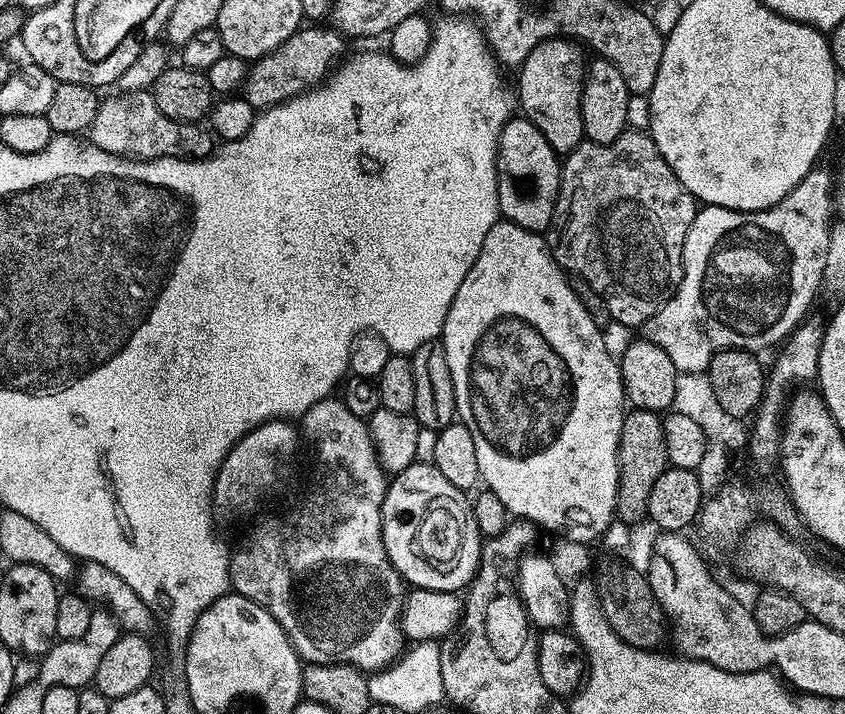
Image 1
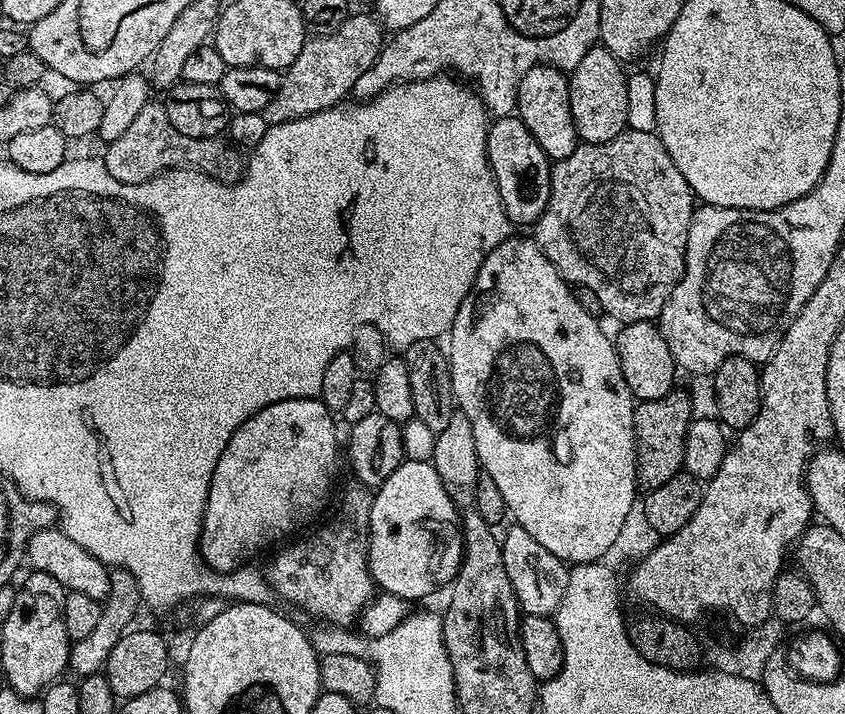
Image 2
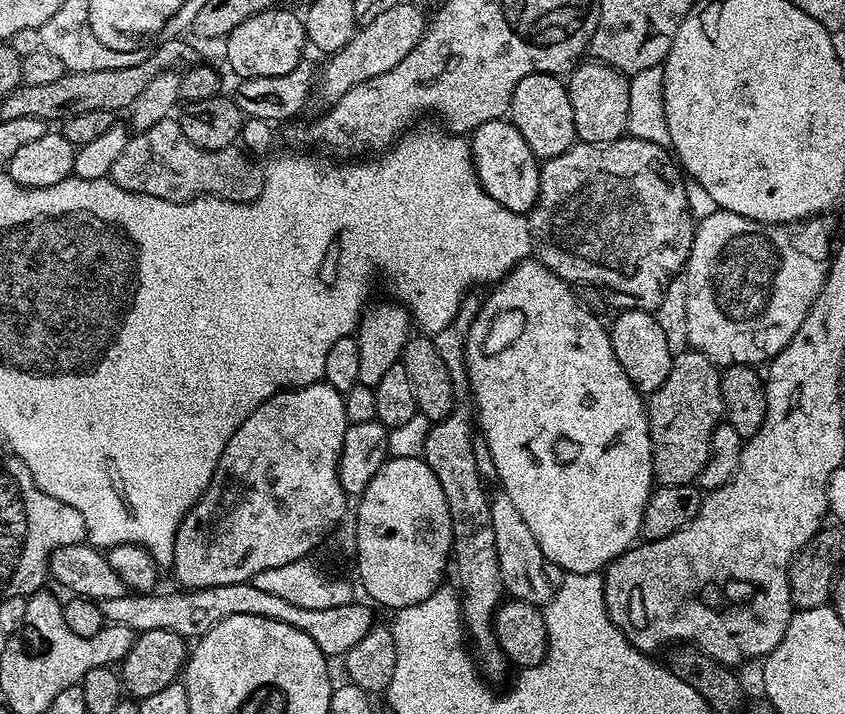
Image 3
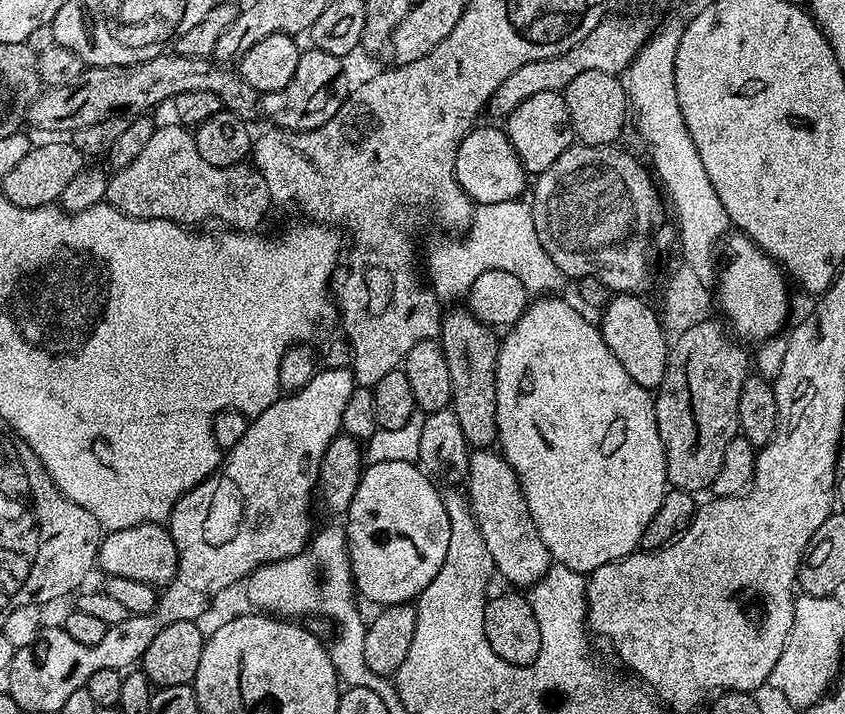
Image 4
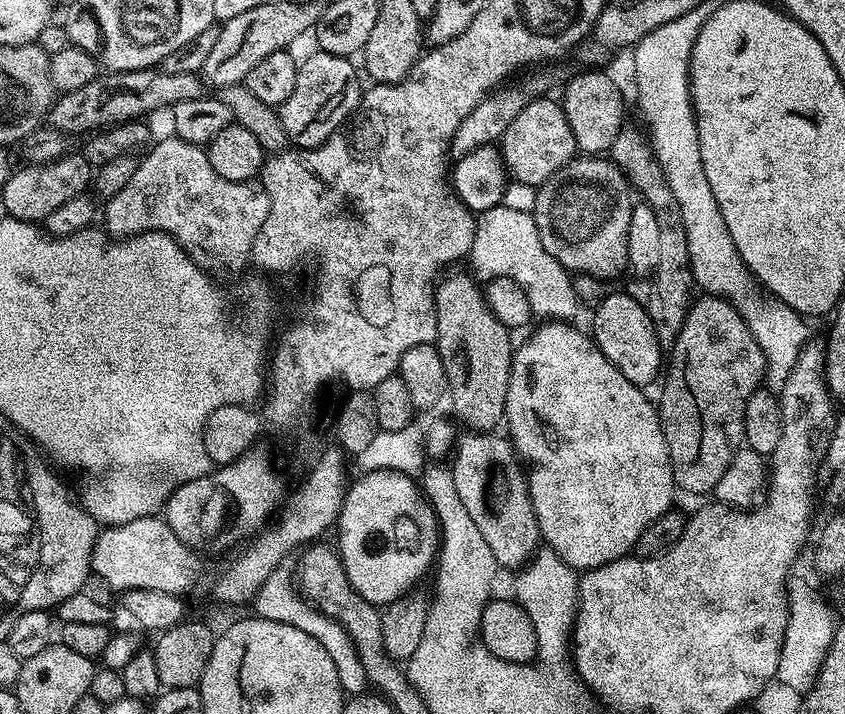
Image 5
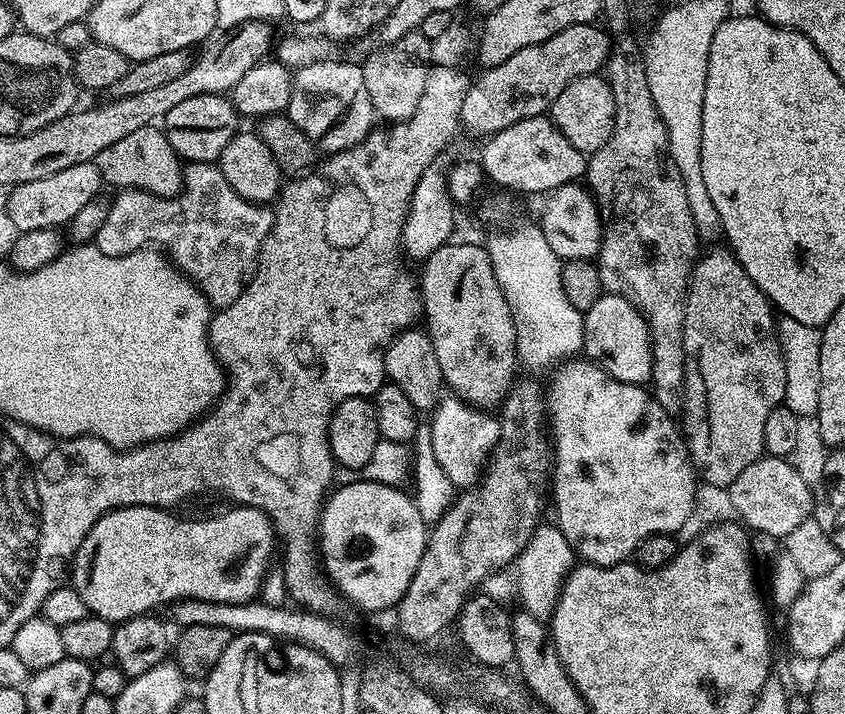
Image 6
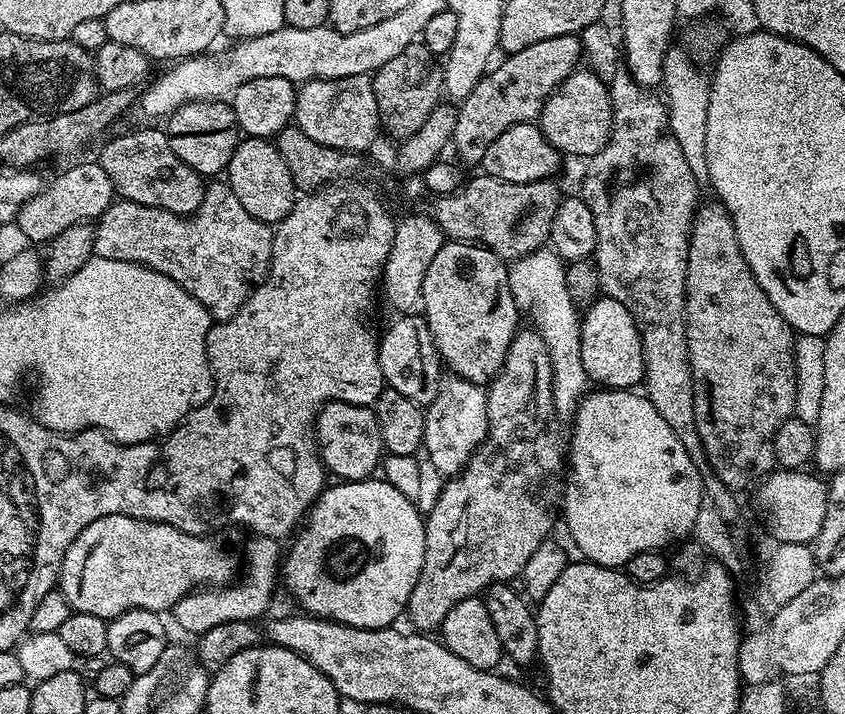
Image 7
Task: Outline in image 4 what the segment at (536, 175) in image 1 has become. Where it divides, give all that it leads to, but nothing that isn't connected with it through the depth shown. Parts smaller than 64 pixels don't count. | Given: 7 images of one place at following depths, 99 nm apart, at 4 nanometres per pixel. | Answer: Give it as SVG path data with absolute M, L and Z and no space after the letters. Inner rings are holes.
M473 126L462 138L456 155L456 181L460 189L471 199L473 205L493 204L507 200L520 200L525 195L524 179L526 173L507 131L500 128L480 128Z

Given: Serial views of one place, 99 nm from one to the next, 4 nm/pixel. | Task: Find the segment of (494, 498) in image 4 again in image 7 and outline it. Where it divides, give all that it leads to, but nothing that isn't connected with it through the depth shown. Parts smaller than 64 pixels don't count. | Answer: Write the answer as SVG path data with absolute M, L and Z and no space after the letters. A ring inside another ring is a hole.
M445 375L440 382L440 393L432 404L427 405L424 413L424 447L430 454L430 462L438 466L438 470L446 478L457 476L466 465L473 452L488 437L488 394L481 385L466 382L460 376Z

